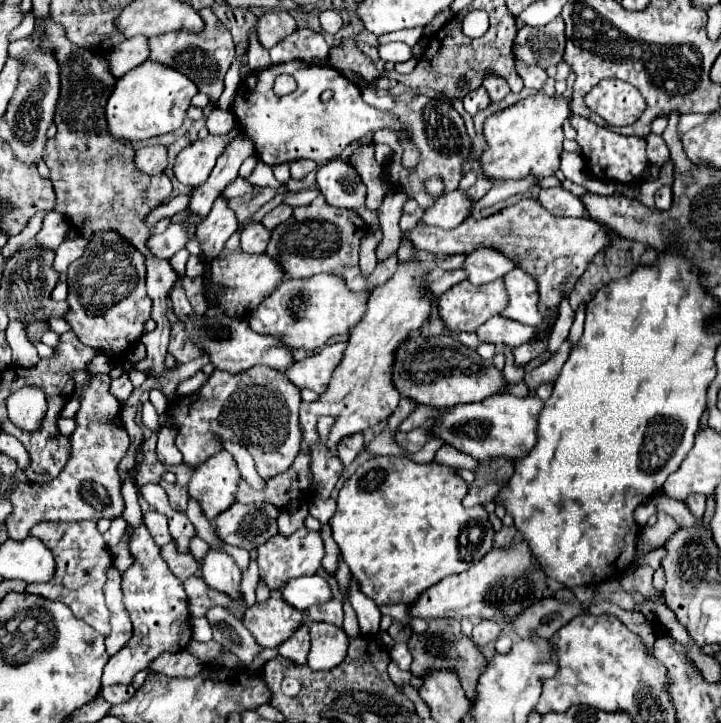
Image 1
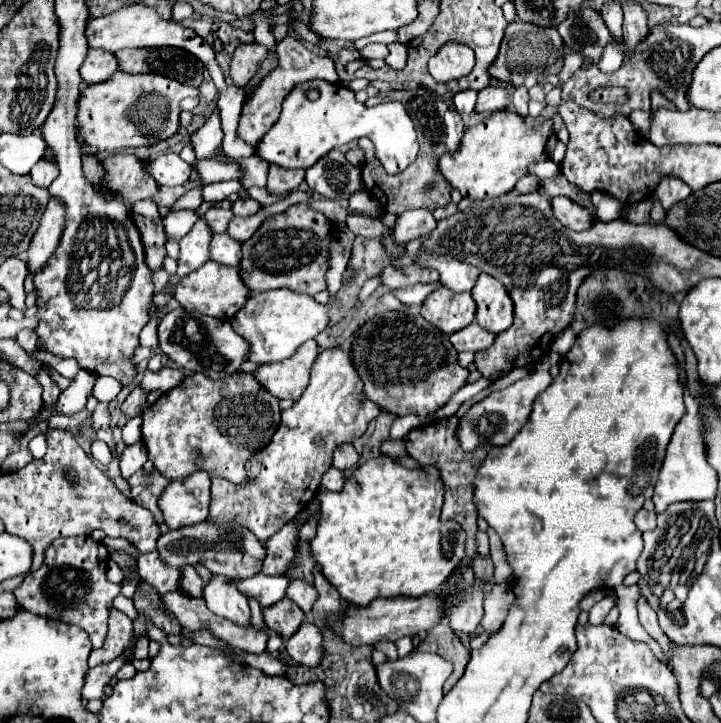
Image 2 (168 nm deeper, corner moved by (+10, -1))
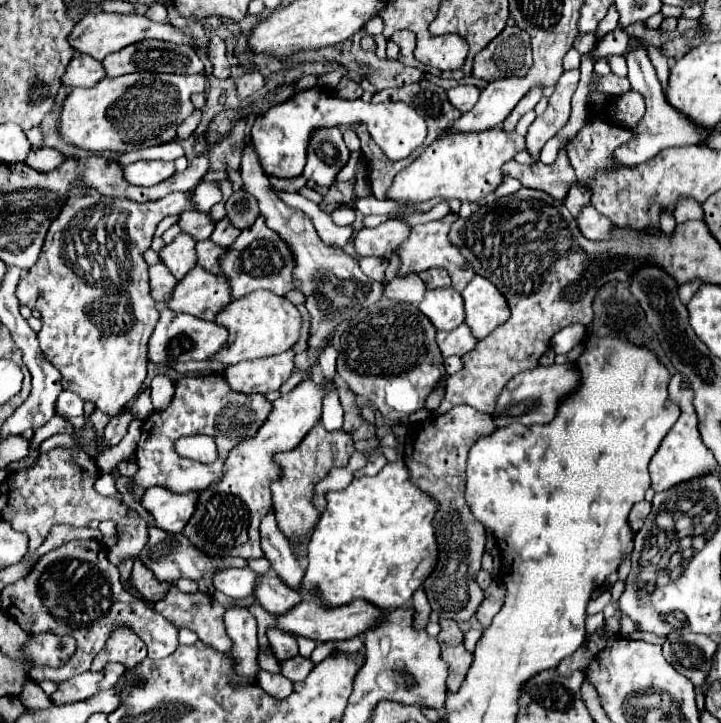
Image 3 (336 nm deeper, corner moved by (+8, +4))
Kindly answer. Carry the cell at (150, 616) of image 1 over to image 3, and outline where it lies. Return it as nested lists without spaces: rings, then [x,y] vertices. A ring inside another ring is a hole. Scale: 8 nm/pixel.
[[[86,671],[82,675],[76,675],[74,679],[68,679],[66,683],[60,683],[56,693],[50,695],[50,701],[54,705],[68,705],[68,703],[82,701],[82,699],[90,697],[94,689],[98,689],[100,679],[102,679],[102,673]]]

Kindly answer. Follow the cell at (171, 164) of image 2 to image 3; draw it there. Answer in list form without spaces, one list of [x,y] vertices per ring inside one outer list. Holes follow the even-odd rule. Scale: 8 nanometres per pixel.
[[[136,161],[124,167],[124,179],[134,185],[158,185],[174,173],[174,163],[170,161]]]

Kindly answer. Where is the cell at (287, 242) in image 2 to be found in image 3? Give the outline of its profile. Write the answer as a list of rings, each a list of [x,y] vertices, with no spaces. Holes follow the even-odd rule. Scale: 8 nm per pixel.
[[[258,217],[254,227],[242,231],[238,239],[228,247],[228,251],[220,257],[220,273],[226,277],[232,289],[232,299],[244,297],[246,293],[268,289],[276,295],[284,295],[292,289],[292,267],[294,259],[290,249],[278,239],[278,235],[266,227],[264,219]]]

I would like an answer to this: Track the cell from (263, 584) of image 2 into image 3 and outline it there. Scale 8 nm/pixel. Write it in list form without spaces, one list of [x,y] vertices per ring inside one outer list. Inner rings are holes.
[[[222,565],[214,571],[214,587],[230,597],[250,597],[254,593],[256,579],[258,575],[248,567],[234,569]]]

